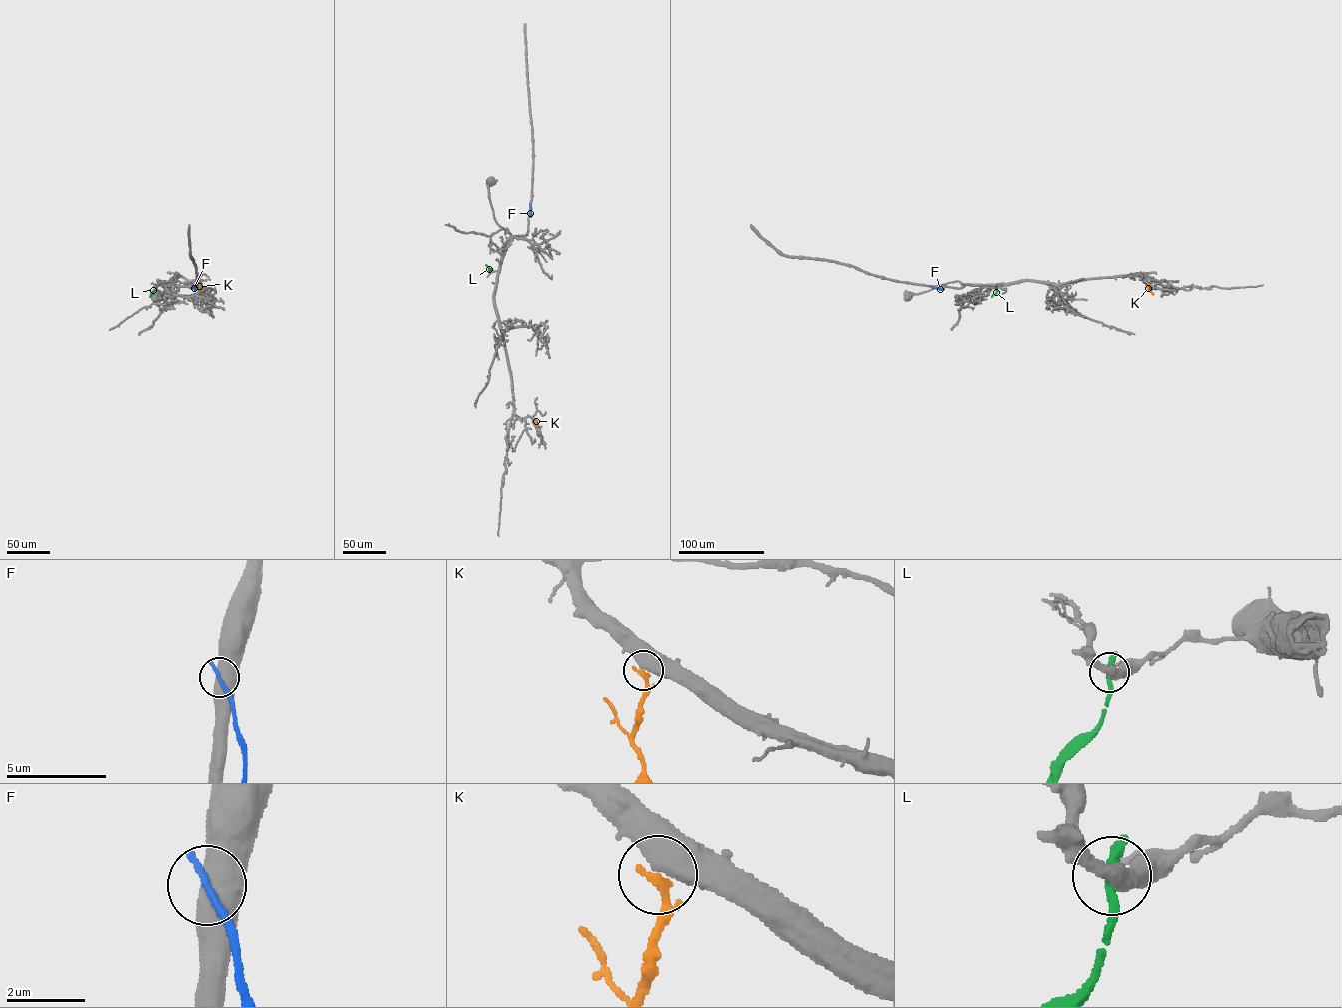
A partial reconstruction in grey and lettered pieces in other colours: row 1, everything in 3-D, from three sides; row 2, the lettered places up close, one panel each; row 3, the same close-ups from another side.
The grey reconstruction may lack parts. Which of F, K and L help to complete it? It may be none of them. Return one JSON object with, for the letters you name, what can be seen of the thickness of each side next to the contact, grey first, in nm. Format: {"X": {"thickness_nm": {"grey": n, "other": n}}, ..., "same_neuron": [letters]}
{"K": {"thickness_nm": {"grey": 500, "other": 170}}, "same_neuron": ["K"]}

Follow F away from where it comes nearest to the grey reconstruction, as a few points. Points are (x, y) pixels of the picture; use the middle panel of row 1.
F: (530, 204), (531, 217)

